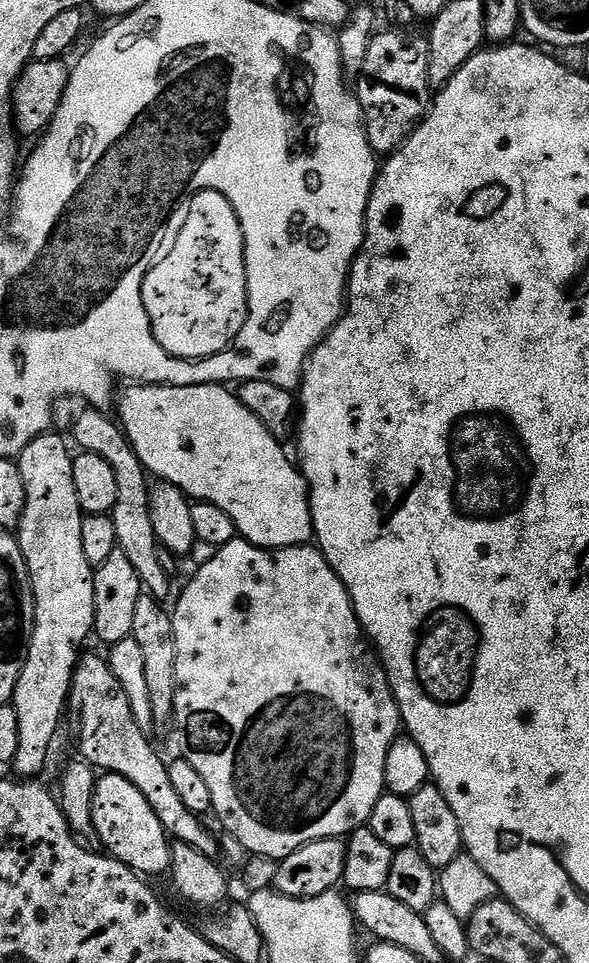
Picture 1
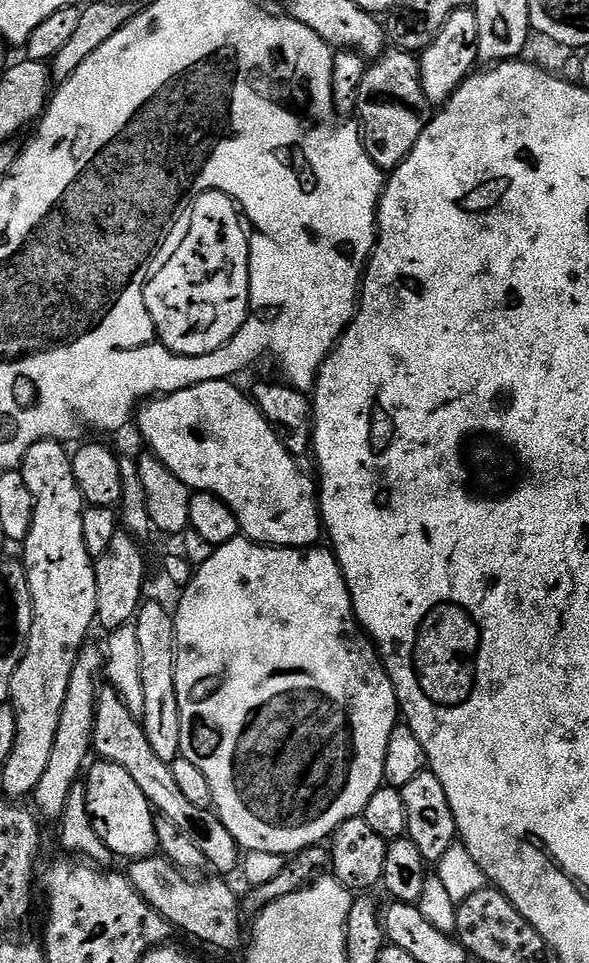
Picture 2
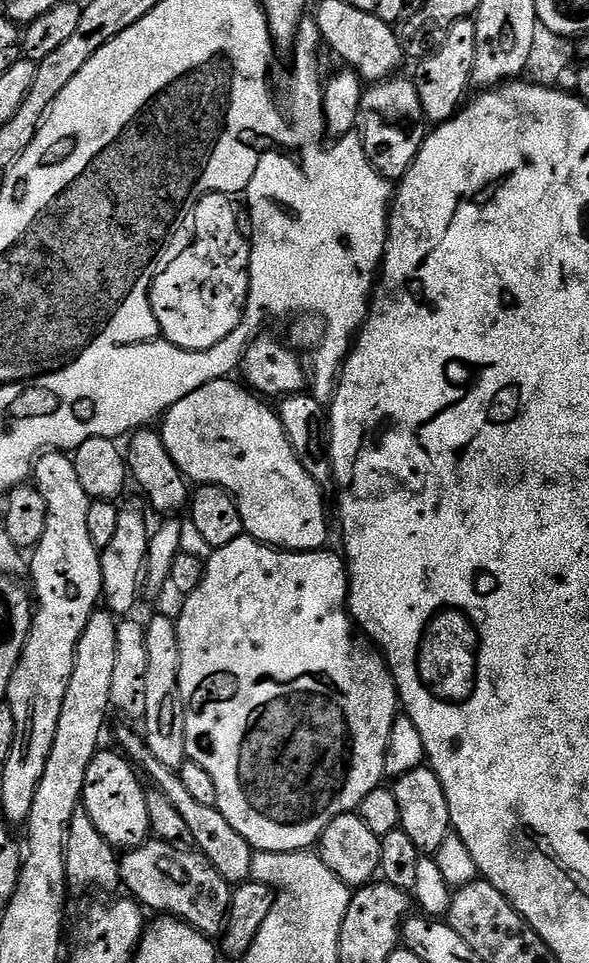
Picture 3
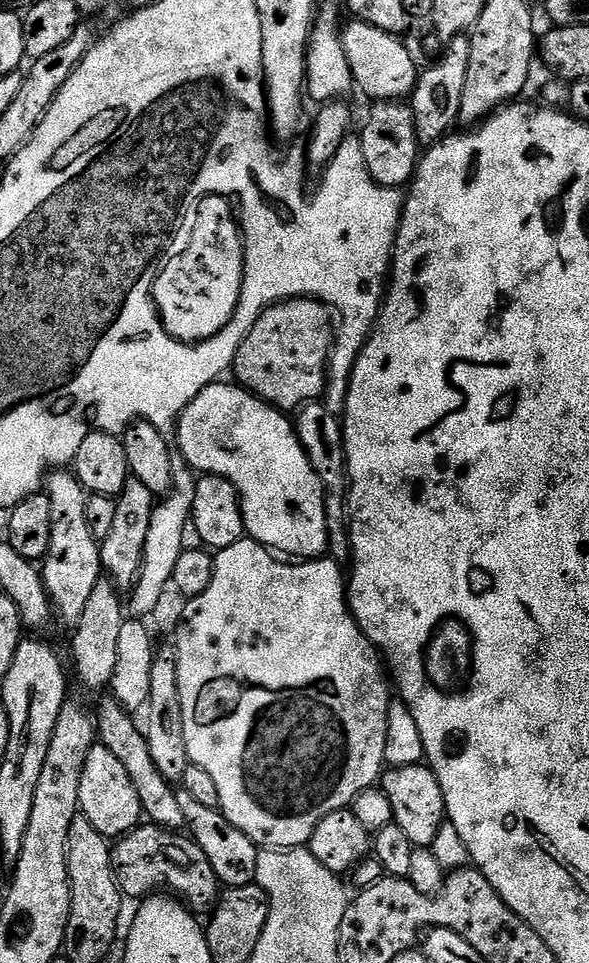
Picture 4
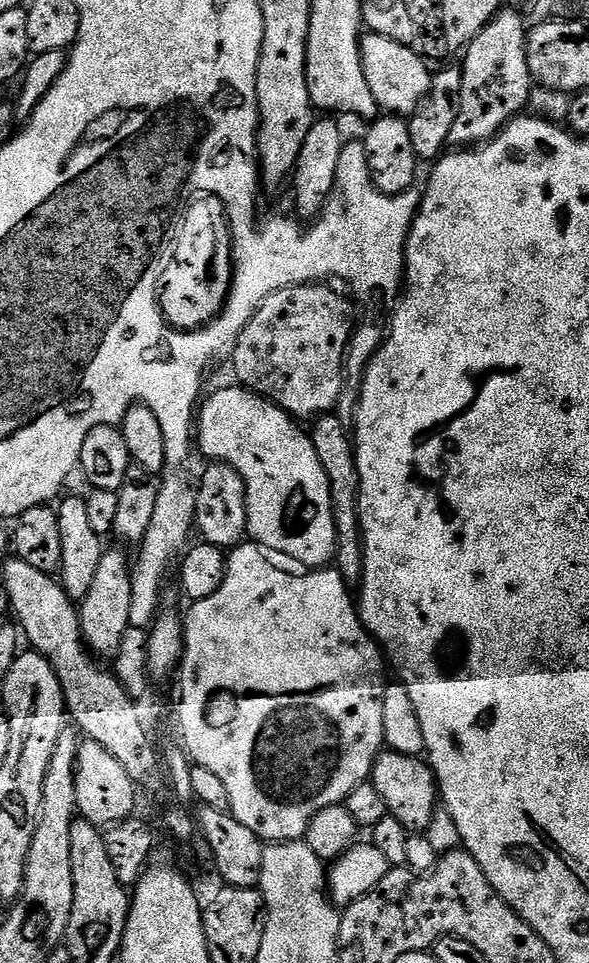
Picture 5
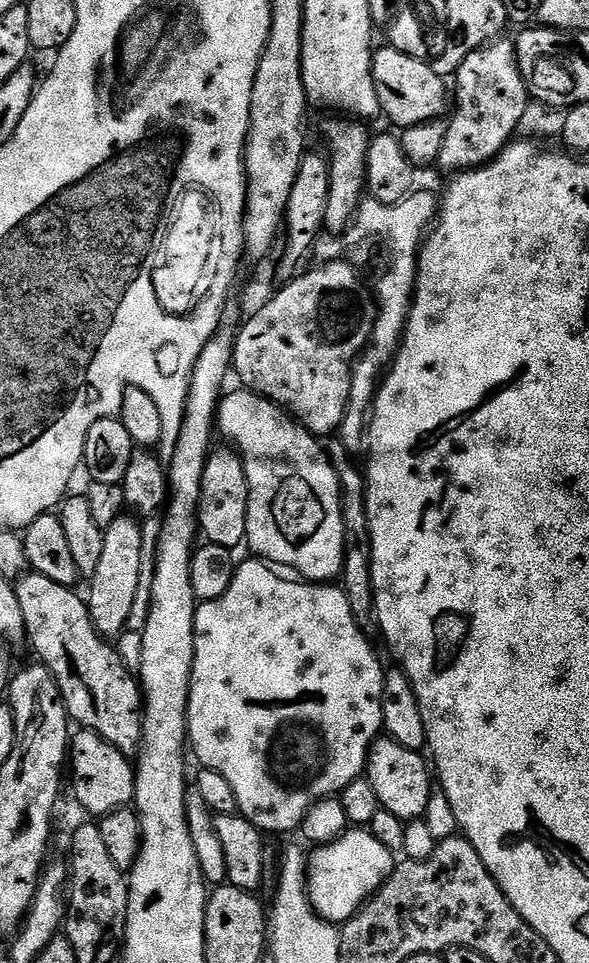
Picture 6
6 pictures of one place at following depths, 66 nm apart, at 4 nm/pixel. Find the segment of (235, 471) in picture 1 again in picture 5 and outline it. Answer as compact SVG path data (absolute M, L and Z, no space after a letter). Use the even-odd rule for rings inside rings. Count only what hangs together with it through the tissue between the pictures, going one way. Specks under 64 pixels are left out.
M243 386L236 388L220 388L208 401L205 399L198 408L198 419L194 424L194 440L198 445L198 452L212 462L229 464L244 480L246 486L246 514L248 515L248 536L255 543L263 546L269 553L281 552L284 556L289 556L292 560L297 560L308 570L315 570L333 563L336 554L336 523L334 522L334 510L332 509L332 495L330 494L330 482L326 478L326 470L322 470L322 462L318 462L318 450L314 450L314 442L307 431L304 432L299 423L289 416L276 404L272 404L265 396L260 396L256 392L250 392Z

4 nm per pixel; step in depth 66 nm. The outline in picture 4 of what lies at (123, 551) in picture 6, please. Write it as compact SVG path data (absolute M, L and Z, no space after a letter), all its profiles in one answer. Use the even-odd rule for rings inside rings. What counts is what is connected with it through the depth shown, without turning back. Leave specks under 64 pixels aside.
M101 578L94 586L94 594L86 602L79 620L75 621L76 637L72 640L72 660L76 663L76 676L80 684L90 691L107 689L114 678L114 666L118 662L118 637L126 619L126 608L120 605L121 593L115 584Z

